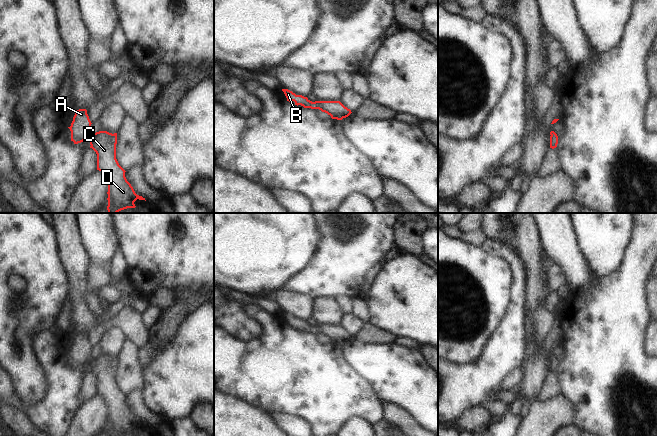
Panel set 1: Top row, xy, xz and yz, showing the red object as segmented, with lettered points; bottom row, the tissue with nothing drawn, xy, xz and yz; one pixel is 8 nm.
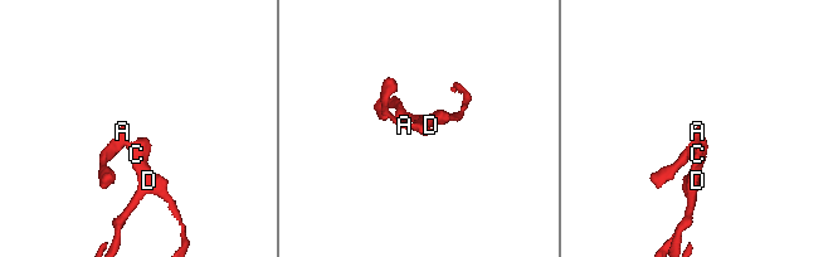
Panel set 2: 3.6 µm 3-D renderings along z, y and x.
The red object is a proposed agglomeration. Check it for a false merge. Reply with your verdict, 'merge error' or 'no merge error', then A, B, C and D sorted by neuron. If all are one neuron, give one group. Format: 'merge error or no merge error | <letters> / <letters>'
no merge error | A B C D

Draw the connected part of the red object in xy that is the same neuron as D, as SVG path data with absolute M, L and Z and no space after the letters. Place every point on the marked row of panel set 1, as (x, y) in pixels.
M79 109L73 117L71 126L71 141L74 144L89 139L90 148L97 154L97 170L101 171L108 184L108 213L118 213L127 208L135 208L134 202L145 200L135 193L125 177L125 170L116 159L117 133L91 131L91 121L86 109Z

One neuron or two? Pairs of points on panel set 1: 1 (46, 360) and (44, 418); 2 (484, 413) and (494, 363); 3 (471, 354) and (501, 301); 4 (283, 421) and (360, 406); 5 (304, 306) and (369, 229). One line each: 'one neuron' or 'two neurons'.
1: one neuron
2: two neurons
3: one neuron
4: two neurons
5: two neurons

